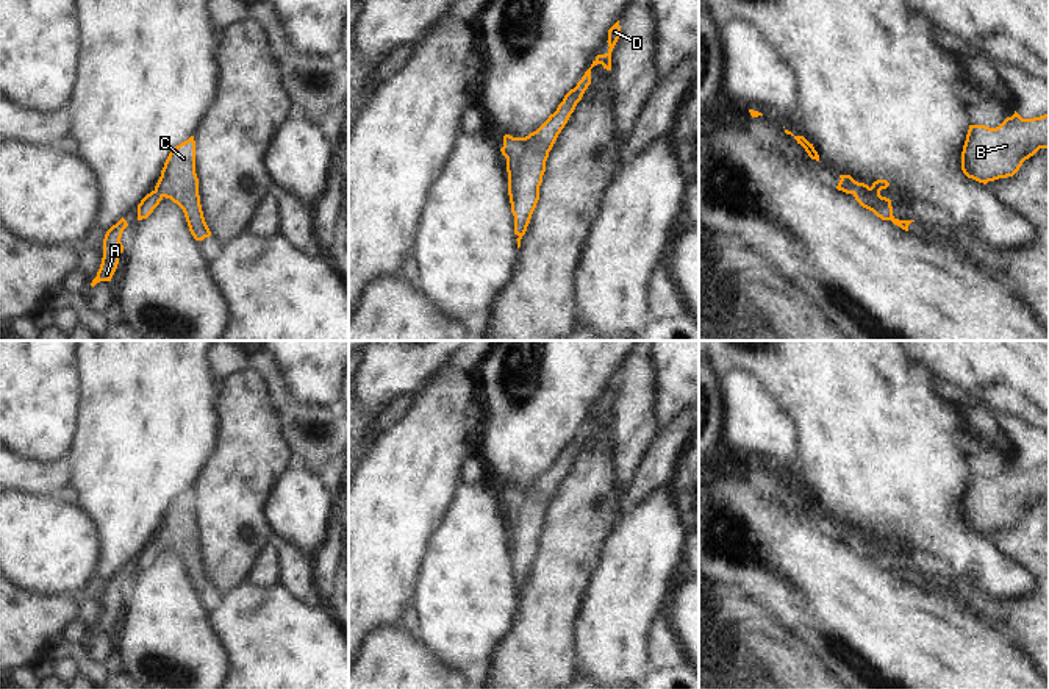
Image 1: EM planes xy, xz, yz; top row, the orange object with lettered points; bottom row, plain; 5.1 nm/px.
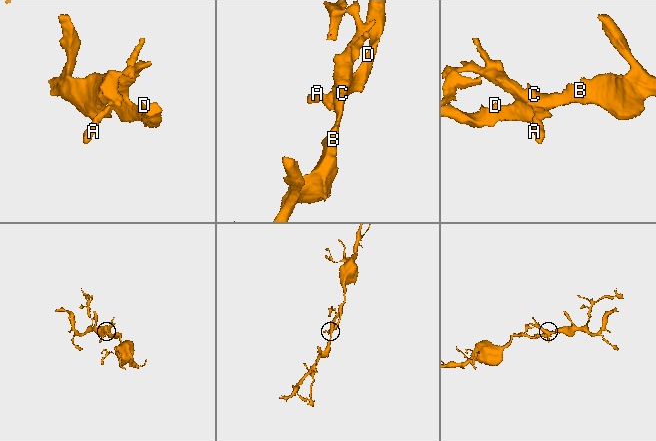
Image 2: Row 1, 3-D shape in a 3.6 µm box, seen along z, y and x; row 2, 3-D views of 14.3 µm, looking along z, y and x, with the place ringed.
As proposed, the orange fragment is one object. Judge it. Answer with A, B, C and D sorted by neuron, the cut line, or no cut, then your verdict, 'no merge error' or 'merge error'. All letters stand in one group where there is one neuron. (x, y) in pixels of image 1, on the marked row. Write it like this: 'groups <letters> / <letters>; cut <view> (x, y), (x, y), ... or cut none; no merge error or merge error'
groups A B C D; cut none; no merge error

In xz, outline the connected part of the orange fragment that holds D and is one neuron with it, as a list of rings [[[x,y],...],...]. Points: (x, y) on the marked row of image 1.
[[[618,20],[608,30],[608,52],[596,56],[577,86],[564,95],[557,111],[550,114],[536,131],[525,137],[513,137],[510,134],[503,136],[503,147],[500,152],[507,158],[508,195],[511,212],[514,216],[514,234],[519,236],[516,239],[517,248],[521,247],[521,239],[527,231],[532,214],[539,200],[539,186],[546,172],[549,152],[591,84],[591,69],[602,64],[603,69],[611,70],[611,52],[619,39],[619,33],[621,27]]]

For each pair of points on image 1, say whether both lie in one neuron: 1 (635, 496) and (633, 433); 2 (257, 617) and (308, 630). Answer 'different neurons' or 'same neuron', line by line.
1: different neurons
2: same neuron

